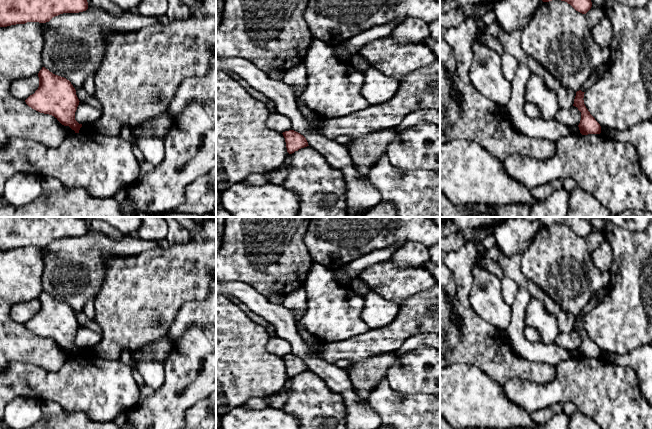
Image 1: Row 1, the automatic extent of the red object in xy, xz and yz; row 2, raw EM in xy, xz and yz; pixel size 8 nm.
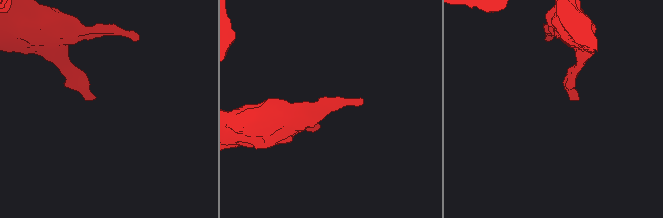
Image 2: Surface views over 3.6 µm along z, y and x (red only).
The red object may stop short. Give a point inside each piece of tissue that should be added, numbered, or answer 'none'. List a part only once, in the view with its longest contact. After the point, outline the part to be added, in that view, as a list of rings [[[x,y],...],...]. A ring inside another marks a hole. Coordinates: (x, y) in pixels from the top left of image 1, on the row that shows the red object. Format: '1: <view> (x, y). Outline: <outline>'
none

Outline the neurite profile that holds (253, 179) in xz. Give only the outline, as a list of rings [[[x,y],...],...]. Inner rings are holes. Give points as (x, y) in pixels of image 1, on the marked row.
[[[252,173],[242,183],[249,186],[264,185],[268,183],[267,173]]]

